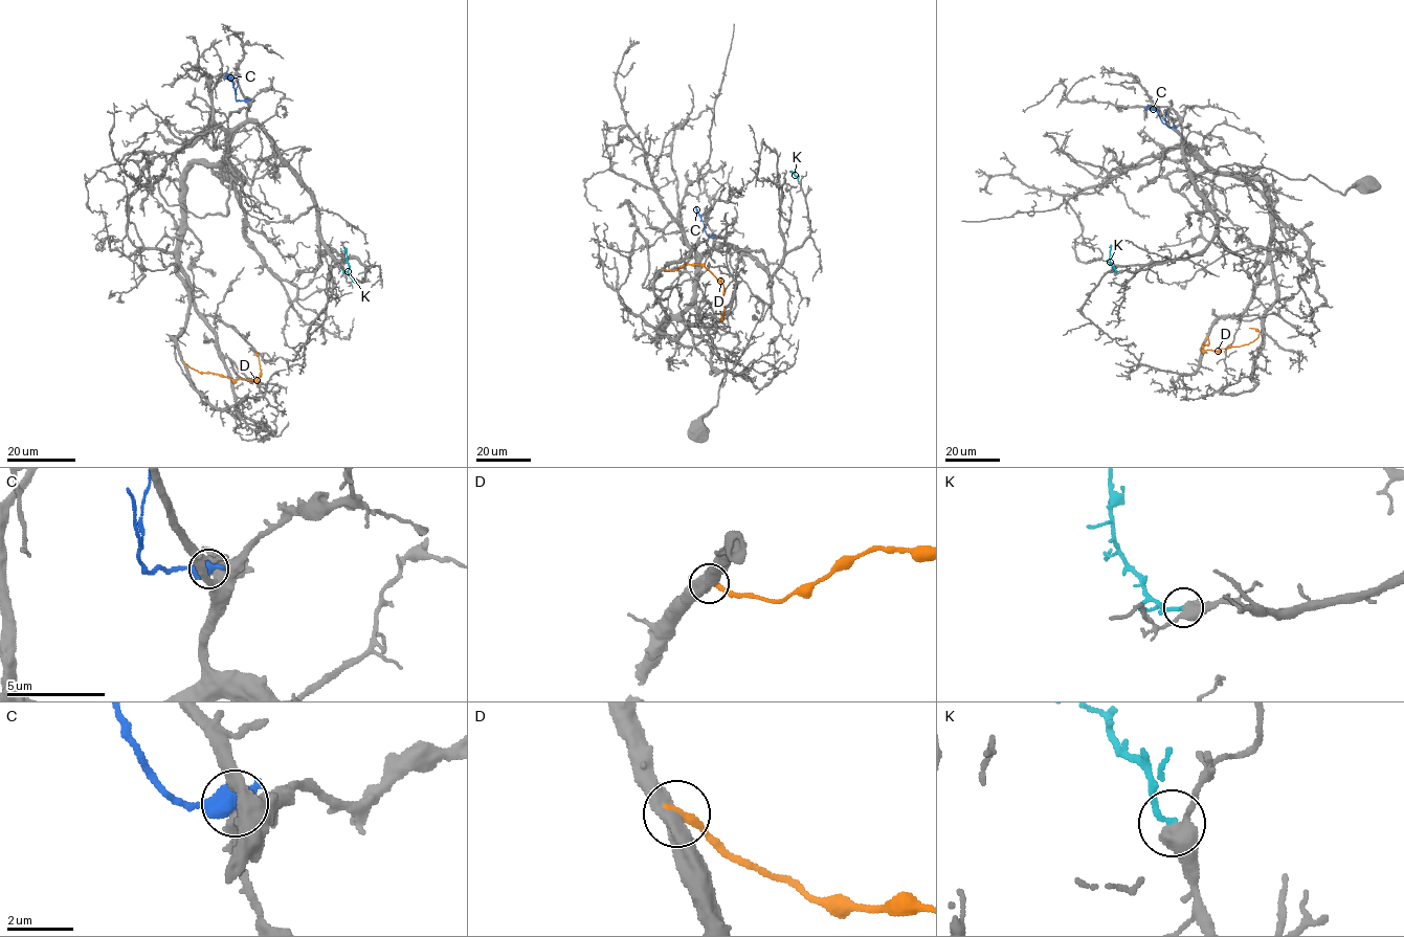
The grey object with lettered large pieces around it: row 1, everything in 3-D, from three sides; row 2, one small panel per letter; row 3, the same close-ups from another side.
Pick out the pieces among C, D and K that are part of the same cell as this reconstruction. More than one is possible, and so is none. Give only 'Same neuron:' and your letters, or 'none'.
Same neuron: K

